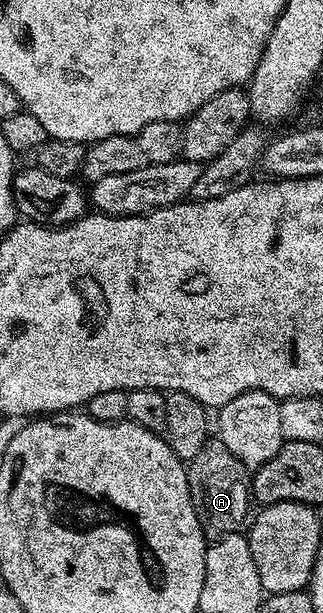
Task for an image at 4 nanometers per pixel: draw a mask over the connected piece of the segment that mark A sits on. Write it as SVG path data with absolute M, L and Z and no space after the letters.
M219 438L209 439L208 444L202 446L202 450L198 450L198 454L194 454L192 460L187 461L186 467L190 498L194 502L194 510L198 514L205 537L209 541L213 541L220 540L232 532L240 532L249 523L250 511L248 512L248 504L253 503L249 469L245 468L244 463L238 458L234 458L234 454L230 454L230 450L226 450L226 446Z

